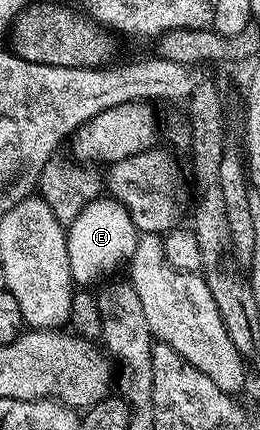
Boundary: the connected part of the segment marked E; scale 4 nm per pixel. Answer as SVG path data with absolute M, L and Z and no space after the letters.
M111 196L92 199L88 207L70 224L66 233L72 281L80 288L95 287L95 282L103 283L111 279L115 270L123 271L134 256L138 237L134 220L130 220L130 212L126 212L126 208Z

